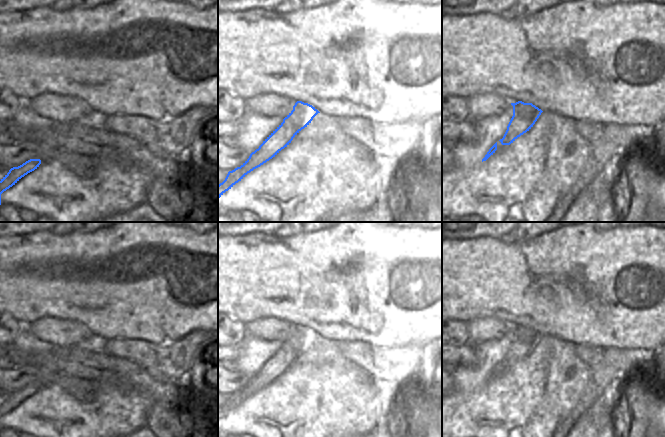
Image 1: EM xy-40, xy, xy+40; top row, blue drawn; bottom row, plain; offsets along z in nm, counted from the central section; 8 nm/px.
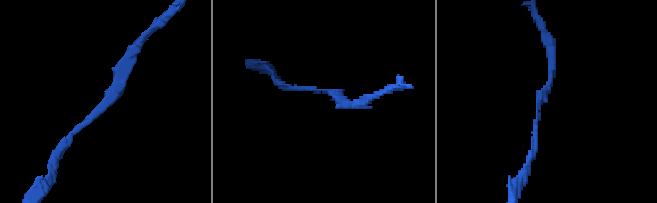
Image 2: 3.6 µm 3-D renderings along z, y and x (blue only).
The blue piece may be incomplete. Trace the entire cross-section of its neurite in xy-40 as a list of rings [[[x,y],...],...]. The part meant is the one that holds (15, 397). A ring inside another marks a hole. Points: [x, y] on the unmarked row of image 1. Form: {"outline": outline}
{"outline": [[[30,383],[25,387],[23,387],[22,389],[18,391],[13,391],[9,394],[9,396],[0,405],[0,429],[1,429],[1,418],[10,411],[12,411],[13,409],[15,409],[22,401],[37,393],[40,388],[41,388],[40,383]]]}

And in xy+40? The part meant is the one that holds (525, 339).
{"outline": [[[518,325],[511,327],[511,329],[513,330],[513,340],[503,362],[499,364],[502,369],[510,369],[518,361],[529,355],[543,336],[532,327]]]}

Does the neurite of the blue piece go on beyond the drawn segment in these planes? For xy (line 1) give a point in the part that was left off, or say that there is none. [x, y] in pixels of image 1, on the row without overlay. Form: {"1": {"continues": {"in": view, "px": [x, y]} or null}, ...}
{"1": {"continues": null}}

